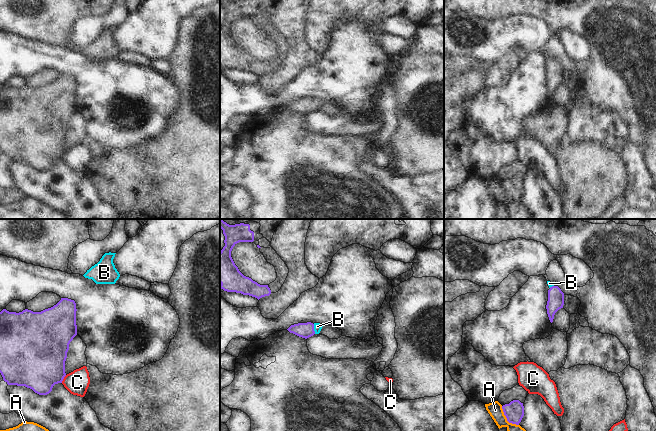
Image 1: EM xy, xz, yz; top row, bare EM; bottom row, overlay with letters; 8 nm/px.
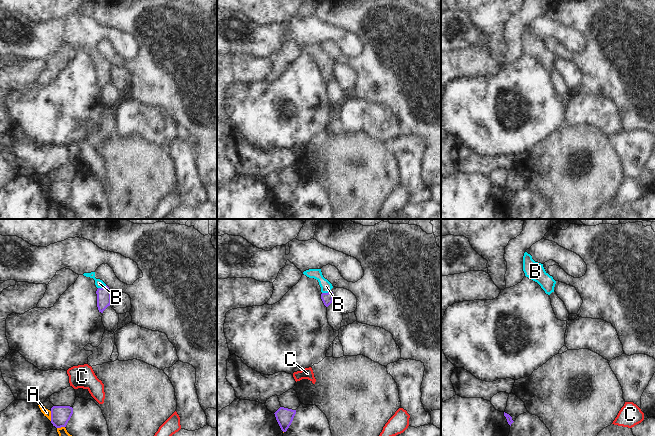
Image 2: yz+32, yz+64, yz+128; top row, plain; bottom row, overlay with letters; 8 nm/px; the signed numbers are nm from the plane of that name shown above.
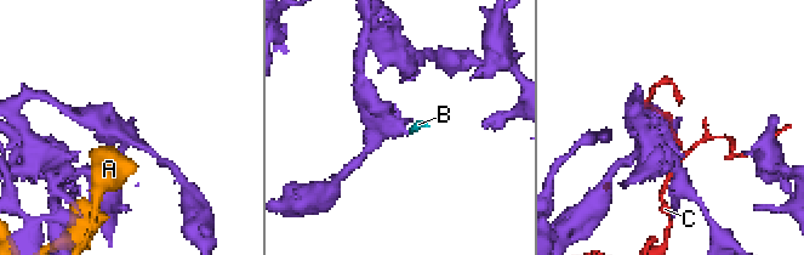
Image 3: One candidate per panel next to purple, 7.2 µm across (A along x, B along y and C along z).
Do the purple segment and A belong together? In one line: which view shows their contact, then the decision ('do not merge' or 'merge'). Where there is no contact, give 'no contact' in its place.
yz | do not merge

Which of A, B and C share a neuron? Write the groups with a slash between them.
A / B / C

